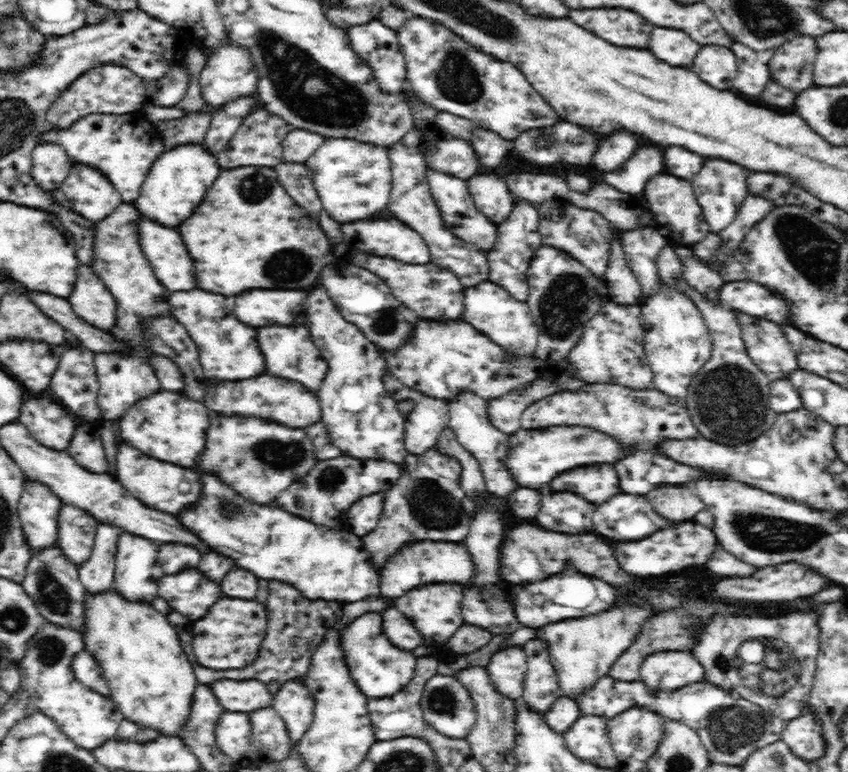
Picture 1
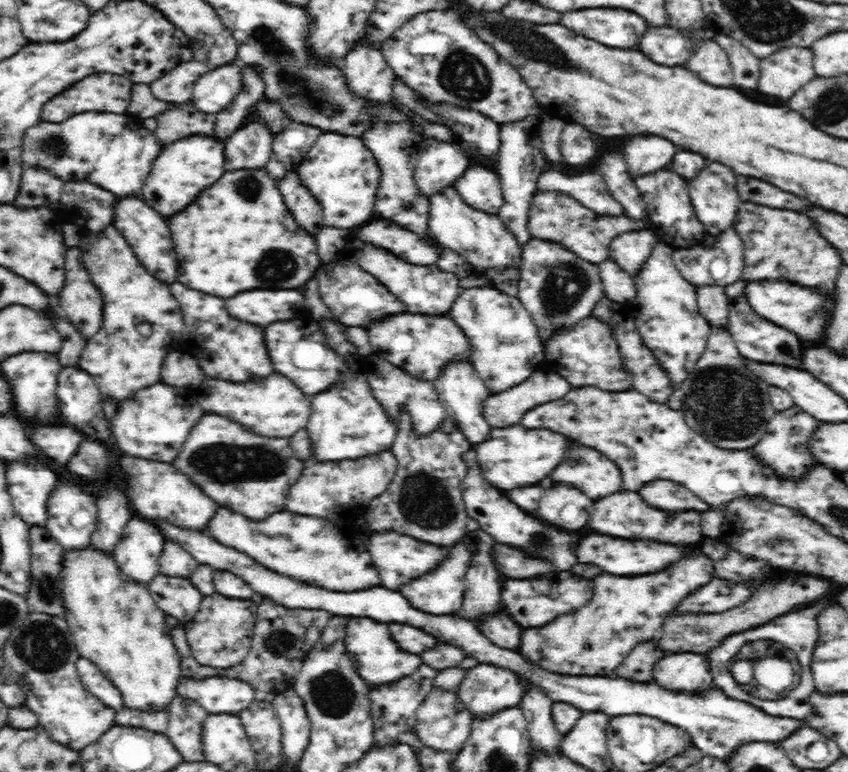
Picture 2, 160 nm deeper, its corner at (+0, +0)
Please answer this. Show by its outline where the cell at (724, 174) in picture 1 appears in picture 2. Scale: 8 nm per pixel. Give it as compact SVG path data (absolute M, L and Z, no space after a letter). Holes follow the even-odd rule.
M712 162L694 180L688 182L694 212L710 235L720 234L732 225L738 210L736 174L722 164Z

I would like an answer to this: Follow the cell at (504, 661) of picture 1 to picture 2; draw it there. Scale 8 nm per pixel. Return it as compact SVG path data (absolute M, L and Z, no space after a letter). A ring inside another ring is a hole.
M483 663L467 671L456 692L473 719L485 719L505 708L518 707L526 689L517 674L511 674L511 670Z

